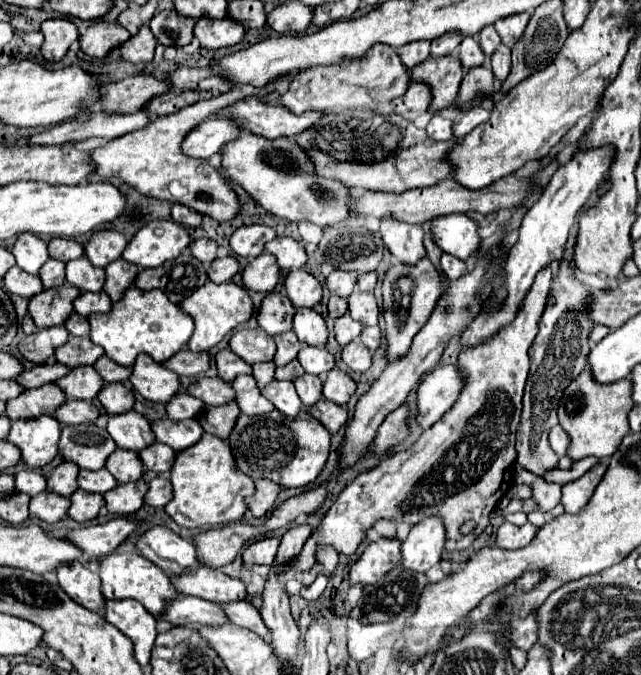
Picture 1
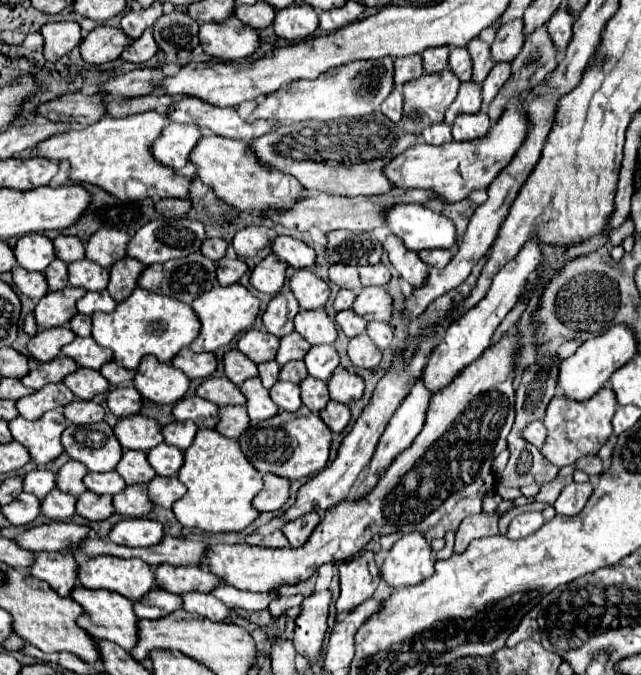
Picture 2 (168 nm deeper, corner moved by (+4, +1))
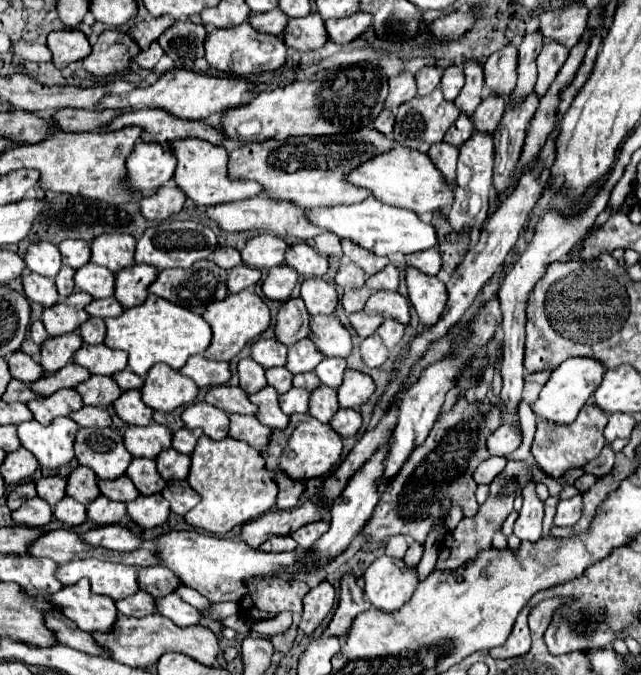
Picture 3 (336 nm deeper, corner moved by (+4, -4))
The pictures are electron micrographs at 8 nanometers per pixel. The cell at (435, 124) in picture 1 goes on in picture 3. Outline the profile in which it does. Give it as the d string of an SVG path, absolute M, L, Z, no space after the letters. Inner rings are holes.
M439 143L439 145L431 147L431 151L429 151L429 159L437 167L437 171L443 175L447 185L455 185L457 157L459 157L459 149L451 147L449 143Z

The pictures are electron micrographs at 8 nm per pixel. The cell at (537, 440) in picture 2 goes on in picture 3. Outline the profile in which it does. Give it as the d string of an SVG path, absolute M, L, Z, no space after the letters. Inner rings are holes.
M501 423L487 439L487 451L493 457L505 457L519 445L521 445L521 431L515 431L515 427L507 427L507 423Z

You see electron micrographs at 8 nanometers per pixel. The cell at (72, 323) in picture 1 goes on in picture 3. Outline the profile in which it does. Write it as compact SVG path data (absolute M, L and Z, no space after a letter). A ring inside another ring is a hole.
M91 317L83 327L79 329L79 335L89 345L99 345L105 341L105 321L101 317Z

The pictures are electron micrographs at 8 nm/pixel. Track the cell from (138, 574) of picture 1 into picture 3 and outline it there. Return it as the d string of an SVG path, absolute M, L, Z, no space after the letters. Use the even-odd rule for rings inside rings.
M81 559L59 565L55 577L63 585L75 585L81 577L87 577L93 593L107 595L111 599L123 599L139 591L137 569L133 569L131 565L101 559Z

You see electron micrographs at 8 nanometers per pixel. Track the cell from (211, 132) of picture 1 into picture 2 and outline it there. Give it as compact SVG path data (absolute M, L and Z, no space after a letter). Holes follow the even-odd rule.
M169 122L163 128L163 134L157 138L151 152L155 158L173 170L181 170L189 162L189 154L195 144L201 140L201 130L195 124L177 124Z

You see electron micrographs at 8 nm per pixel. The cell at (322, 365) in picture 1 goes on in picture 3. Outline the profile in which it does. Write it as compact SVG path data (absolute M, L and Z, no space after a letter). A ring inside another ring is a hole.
M325 357L319 367L315 369L317 377L321 379L323 385L337 389L343 383L343 373L345 373L345 359L337 359L337 357Z

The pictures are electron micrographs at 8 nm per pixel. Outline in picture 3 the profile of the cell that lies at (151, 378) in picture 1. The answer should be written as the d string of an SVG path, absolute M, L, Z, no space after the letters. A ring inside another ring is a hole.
M157 363L151 367L141 393L151 409L171 413L173 409L191 403L199 395L199 387L165 363Z

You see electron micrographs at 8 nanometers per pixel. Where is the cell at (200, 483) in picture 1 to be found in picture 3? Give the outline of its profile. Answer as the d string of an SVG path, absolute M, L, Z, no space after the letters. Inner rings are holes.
M203 435L191 455L193 465L187 481L201 495L201 503L193 507L185 519L189 525L203 529L207 533L227 533L233 527L239 527L259 515L267 513L275 507L277 499L277 483L273 481L271 469L265 467L265 459L259 449L251 447L245 441L237 441L233 437L213 441Z

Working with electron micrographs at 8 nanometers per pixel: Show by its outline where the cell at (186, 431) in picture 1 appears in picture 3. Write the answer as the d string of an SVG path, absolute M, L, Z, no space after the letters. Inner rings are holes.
M179 429L175 435L173 435L173 449L177 449L179 453L183 455L191 455L195 445L197 445L197 439L203 435L201 429Z

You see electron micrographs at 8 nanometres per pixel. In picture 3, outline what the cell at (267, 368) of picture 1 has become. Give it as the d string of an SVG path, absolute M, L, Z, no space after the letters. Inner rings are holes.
M275 367L275 369L267 369L265 375L267 375L269 385L275 387L279 395L287 393L287 391L293 387L293 385L291 385L291 381L293 381L293 373L287 371L285 367L281 367L281 369L279 369L279 367Z

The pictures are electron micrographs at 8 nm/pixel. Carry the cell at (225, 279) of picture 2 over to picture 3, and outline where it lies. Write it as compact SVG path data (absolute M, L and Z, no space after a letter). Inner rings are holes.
M239 265L235 269L229 271L229 277L227 277L227 287L231 293L239 293L243 289L249 289L249 287L255 287L261 279L261 271L259 269L251 269L247 265Z

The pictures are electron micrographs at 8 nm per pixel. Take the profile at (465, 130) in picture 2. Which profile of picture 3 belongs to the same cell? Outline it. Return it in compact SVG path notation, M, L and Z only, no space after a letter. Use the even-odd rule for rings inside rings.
M471 135L463 147L459 147L459 165L457 165L457 185L455 185L455 201L451 205L451 211L447 219L451 221L453 229L459 231L463 227L469 229L481 229L487 211L489 211L489 191L493 187L493 139L487 139L487 135Z

